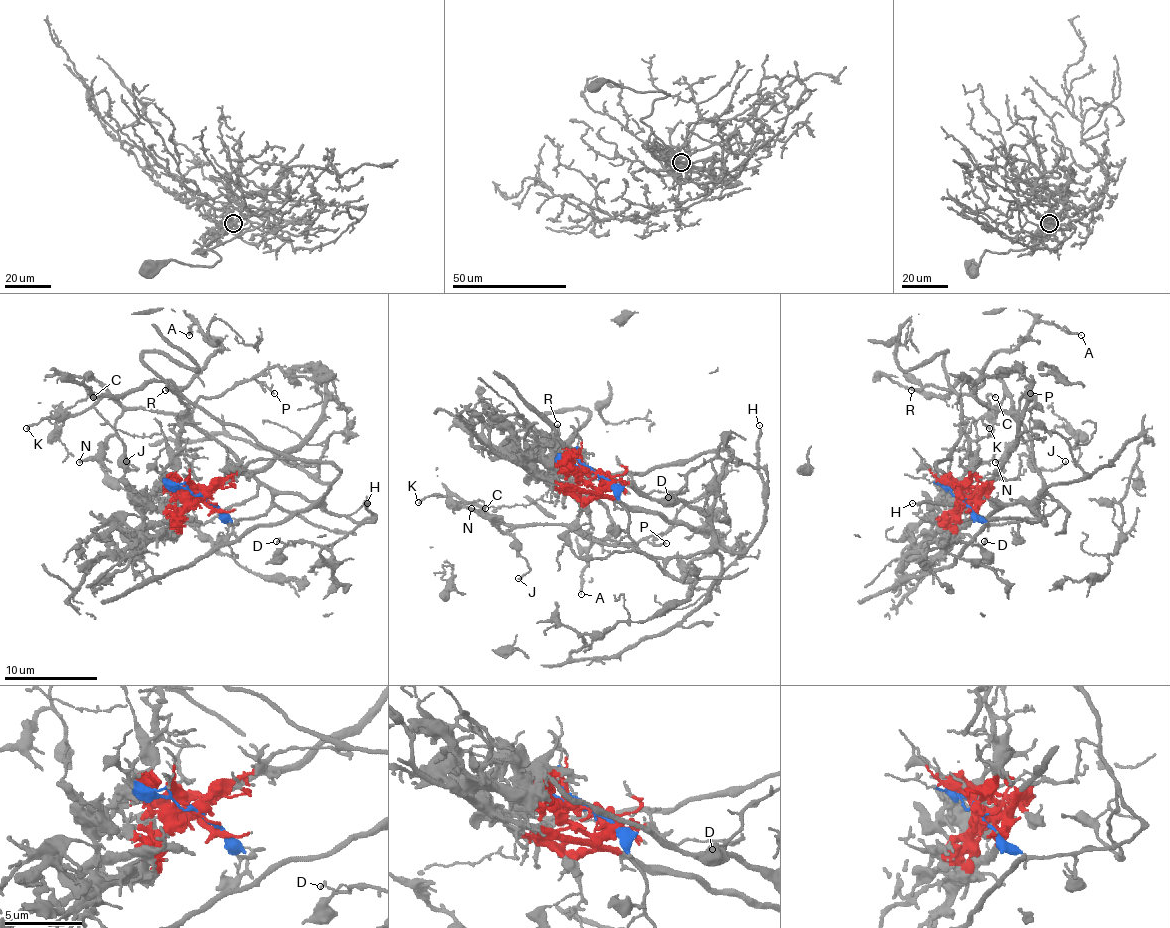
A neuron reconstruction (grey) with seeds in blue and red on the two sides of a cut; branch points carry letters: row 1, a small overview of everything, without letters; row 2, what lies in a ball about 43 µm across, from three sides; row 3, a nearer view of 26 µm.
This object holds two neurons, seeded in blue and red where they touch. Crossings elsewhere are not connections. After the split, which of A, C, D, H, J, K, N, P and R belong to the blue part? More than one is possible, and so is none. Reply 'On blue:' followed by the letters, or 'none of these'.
On blue: A, C, D, H, J, K, N, P, R

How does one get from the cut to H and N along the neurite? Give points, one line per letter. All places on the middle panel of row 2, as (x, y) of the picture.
H: (593, 473), (616, 491), (630, 540), (663, 571), (675, 557), (719, 547), (742, 552), (766, 508), (759, 426)
N: (593, 473), (663, 571), (635, 547), (563, 524), (502, 531), (471, 508)

